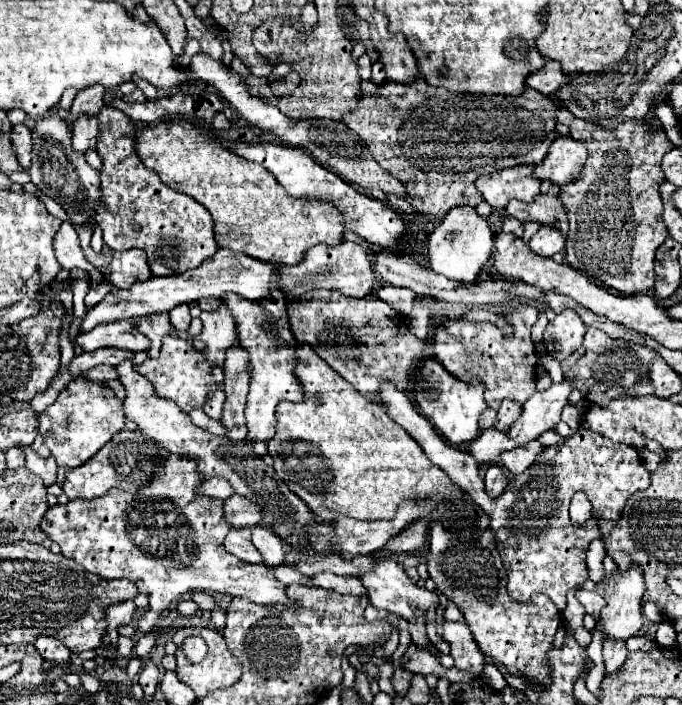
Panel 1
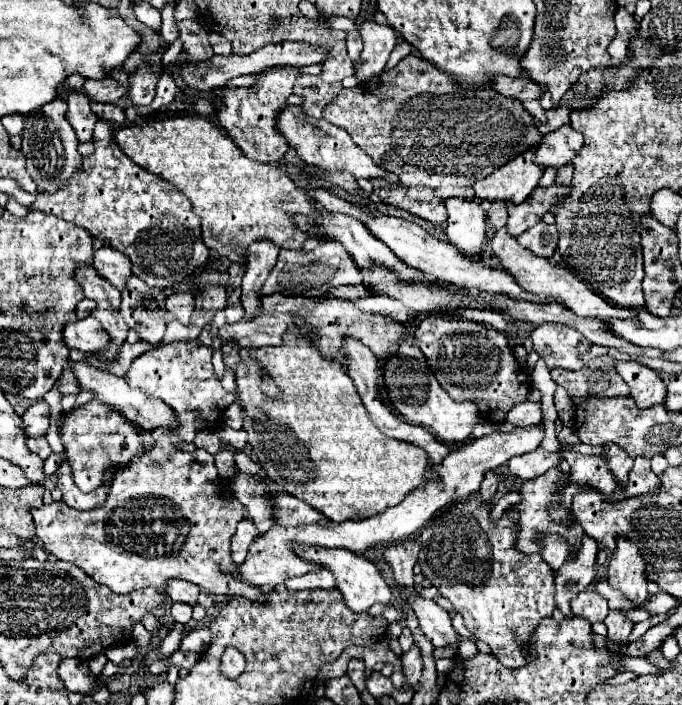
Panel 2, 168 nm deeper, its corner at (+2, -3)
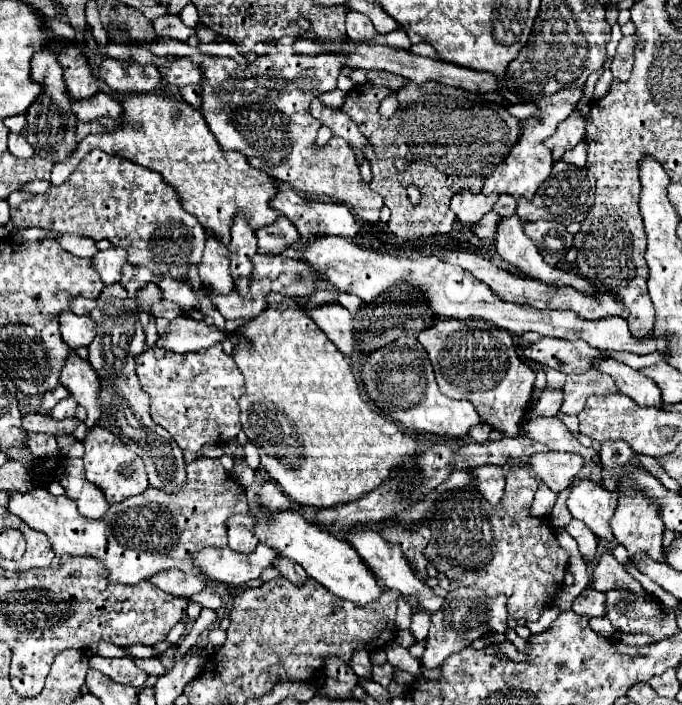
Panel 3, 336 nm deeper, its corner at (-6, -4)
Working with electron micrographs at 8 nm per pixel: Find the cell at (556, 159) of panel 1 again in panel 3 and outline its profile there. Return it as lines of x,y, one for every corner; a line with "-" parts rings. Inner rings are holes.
574,111
568,119
564,119
558,125
556,133
552,137
548,137
544,143
550,149
558,149
558,147
560,149
574,149
584,139
584,127
586,127
586,123
584,123
582,113

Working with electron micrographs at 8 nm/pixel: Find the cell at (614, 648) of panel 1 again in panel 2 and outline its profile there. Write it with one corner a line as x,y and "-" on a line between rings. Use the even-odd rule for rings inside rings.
610,610
604,624
608,628
608,638
614,642
620,642
620,644
626,642
626,638
630,636
630,632
634,628
634,622
628,620
626,612
622,612
622,610

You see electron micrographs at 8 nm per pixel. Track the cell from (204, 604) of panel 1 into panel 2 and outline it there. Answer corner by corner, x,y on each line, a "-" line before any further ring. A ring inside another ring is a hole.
170,580
166,584
166,592
168,598
172,602
186,602
186,604
196,604
200,588
192,582
184,582
184,580

